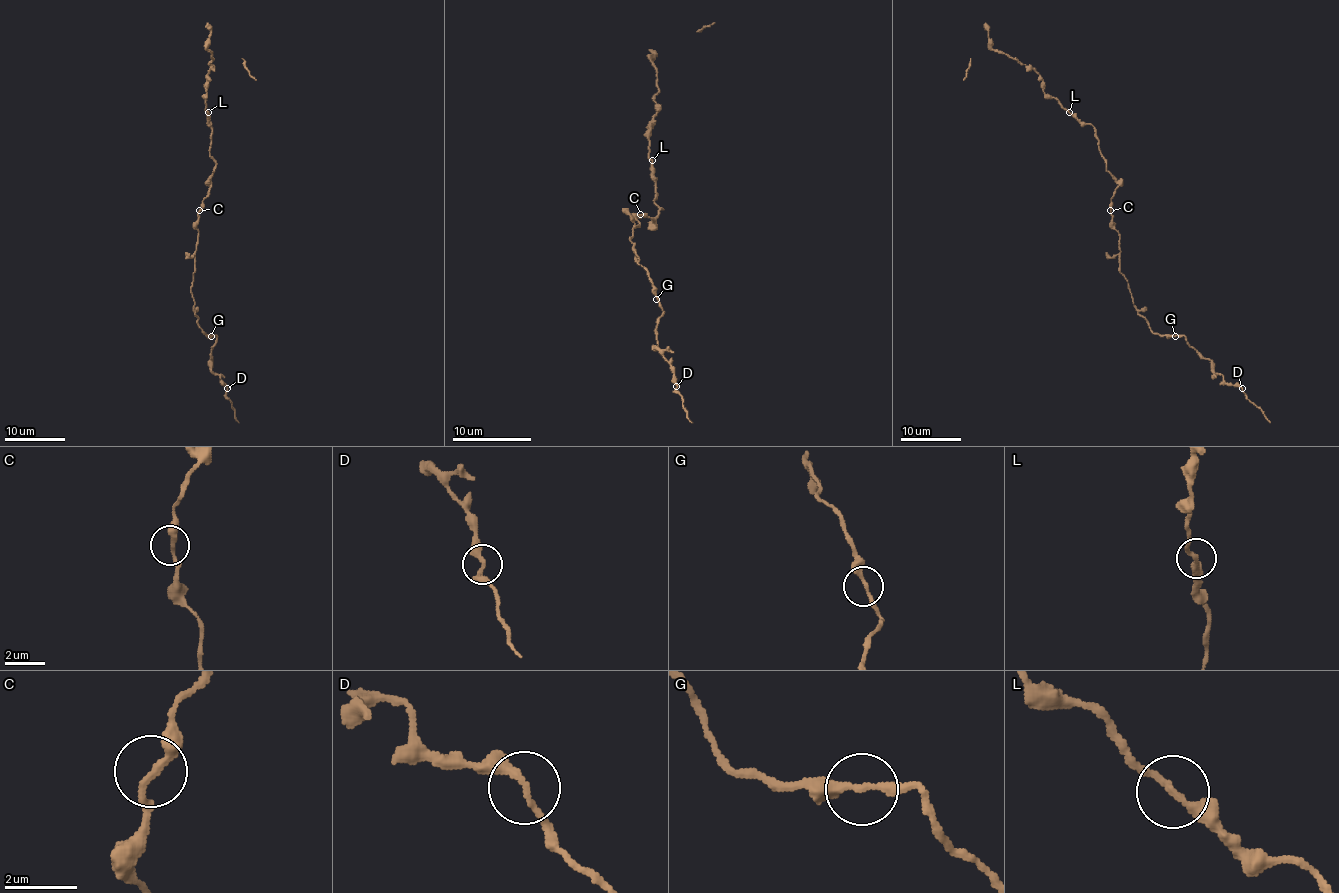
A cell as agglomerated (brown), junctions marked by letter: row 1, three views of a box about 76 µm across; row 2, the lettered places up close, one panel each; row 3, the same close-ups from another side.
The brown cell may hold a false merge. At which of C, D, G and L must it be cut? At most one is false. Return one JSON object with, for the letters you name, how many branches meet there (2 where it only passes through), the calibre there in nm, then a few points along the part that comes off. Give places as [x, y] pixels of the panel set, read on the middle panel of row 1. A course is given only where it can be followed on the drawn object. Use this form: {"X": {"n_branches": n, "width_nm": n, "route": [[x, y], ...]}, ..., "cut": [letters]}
{"cut": []}

